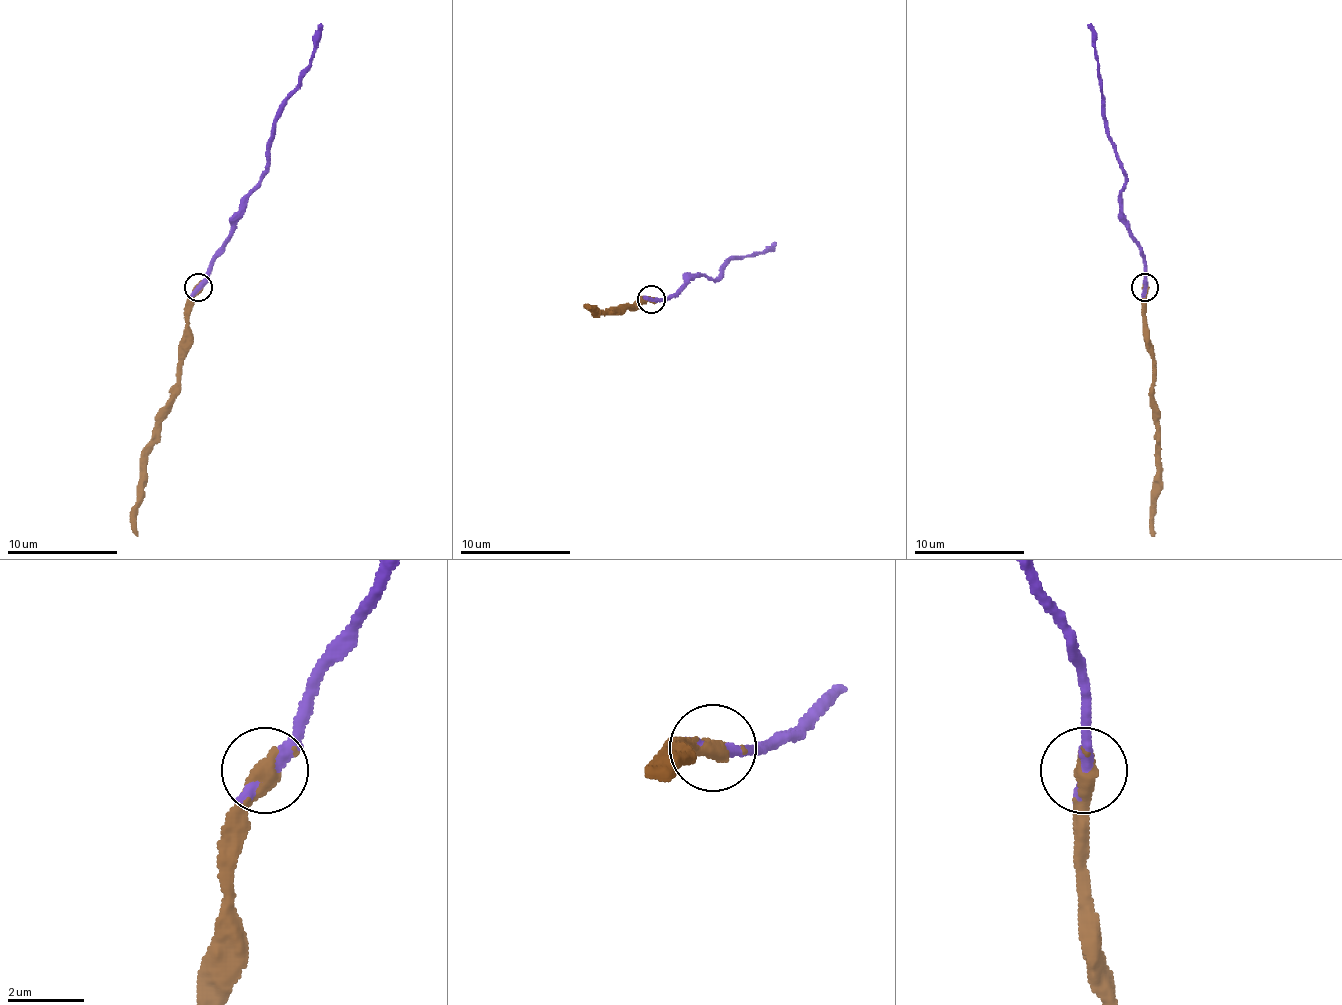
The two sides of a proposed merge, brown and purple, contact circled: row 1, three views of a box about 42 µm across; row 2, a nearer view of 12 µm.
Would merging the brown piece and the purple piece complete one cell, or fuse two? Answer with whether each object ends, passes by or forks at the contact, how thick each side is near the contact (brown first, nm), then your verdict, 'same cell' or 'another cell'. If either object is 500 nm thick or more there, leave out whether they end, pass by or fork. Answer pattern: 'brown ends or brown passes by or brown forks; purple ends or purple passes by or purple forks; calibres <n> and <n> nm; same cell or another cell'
brown ends; purple ends; calibres 440 and 460 nm; same cell

